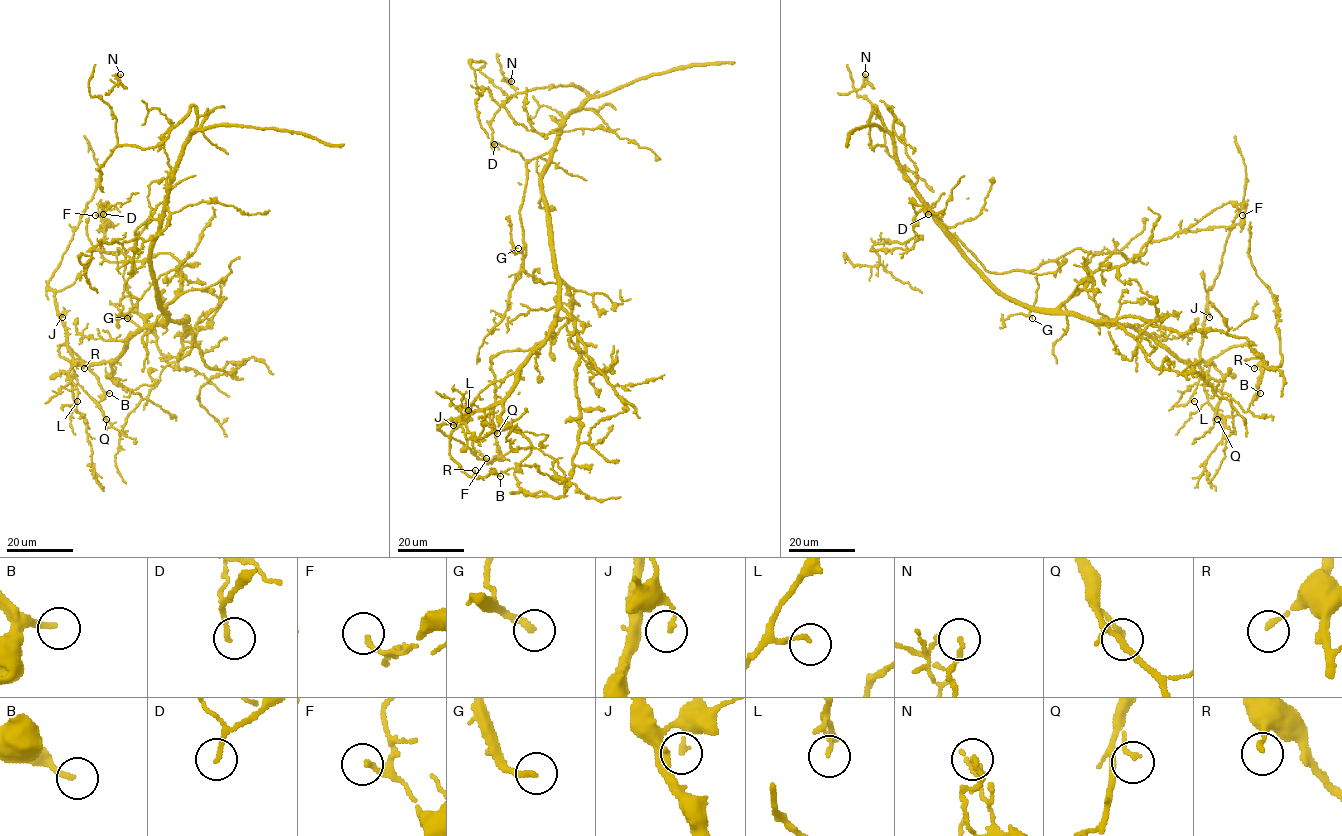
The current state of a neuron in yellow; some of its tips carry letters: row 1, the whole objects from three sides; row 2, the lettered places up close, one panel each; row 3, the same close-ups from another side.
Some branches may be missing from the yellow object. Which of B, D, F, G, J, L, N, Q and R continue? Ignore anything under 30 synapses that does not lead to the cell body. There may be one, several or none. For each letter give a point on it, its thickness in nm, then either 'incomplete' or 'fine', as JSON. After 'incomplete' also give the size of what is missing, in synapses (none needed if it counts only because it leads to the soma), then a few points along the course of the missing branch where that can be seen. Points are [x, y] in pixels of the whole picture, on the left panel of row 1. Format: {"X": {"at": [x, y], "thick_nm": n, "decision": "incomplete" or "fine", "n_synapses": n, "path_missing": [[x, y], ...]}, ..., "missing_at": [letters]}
{"B": {"at": [109, 393], "thick_nm": 200, "decision": "incomplete", "n_synapses": 70, "path_missing": [[109, 393], [120, 392], [137, 400], [167, 433], [200, 453], [228, 478], [259, 492], [272, 505], [280, 531]]}, "D": {"at": [103, 214], "thick_nm": 160, "decision": "fine"}, "F": {"at": [95, 215], "thick_nm": 160, "decision": "fine"}, "G": {"at": [127, 318], "thick_nm": 240, "decision": "fine"}, "J": {"at": [62, 317], "thick_nm": 150, "decision": "fine"}, "L": {"at": [77, 401], "thick_nm": 90, "decision": "fine"}, "N": {"at": [120, 74], "thick_nm": 110, "decision": "fine"}, "Q": {"at": [106, 419], "thick_nm": 130, "decision": "fine"}, "R": {"at": [84, 368], "thick_nm": 160, "decision": "fine"}, "missing_at": ["B"]}

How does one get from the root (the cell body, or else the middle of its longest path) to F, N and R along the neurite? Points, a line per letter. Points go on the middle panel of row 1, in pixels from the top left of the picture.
F: (551, 226), (555, 274), (571, 297), (572, 317), (528, 350), (491, 357), (490, 422), (500, 456), (486, 458)
N: (551, 226), (542, 175), (561, 125), (587, 95), (557, 86), (506, 100), (492, 79), (501, 72), (511, 81)
R: (551, 226), (557, 309), (548, 336), (514, 387), (474, 410), (451, 435), (450, 456), (468, 476), (475, 470)

